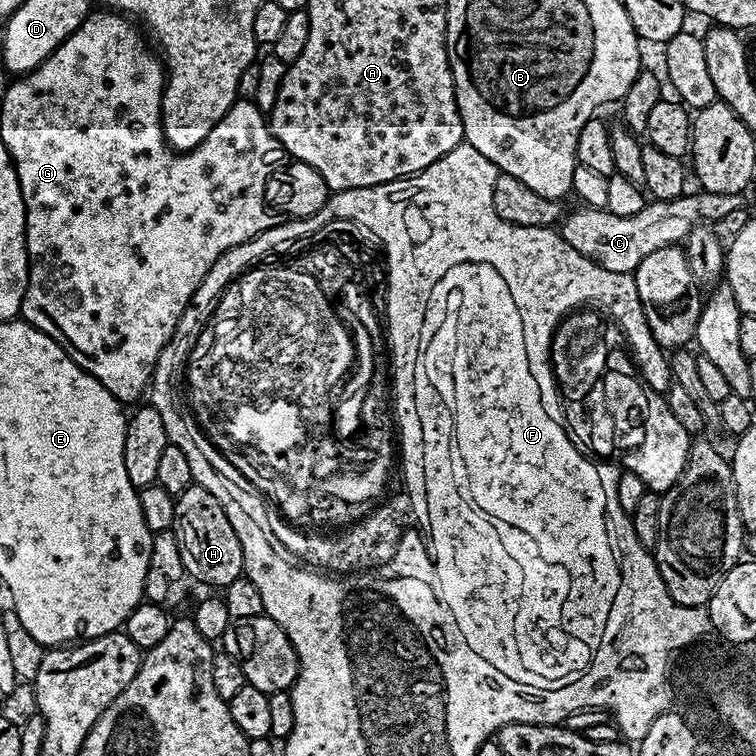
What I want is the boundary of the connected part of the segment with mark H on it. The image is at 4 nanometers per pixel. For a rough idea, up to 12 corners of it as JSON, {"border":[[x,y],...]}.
{"border":[[191,483],[171,531],[185,573],[217,590],[244,576],[218,498]]}

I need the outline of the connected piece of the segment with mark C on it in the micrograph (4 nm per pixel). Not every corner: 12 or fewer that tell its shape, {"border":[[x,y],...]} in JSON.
{"border":[[703,190],[633,216],[576,206],[558,231],[611,272],[632,274],[701,222],[745,207]]}

